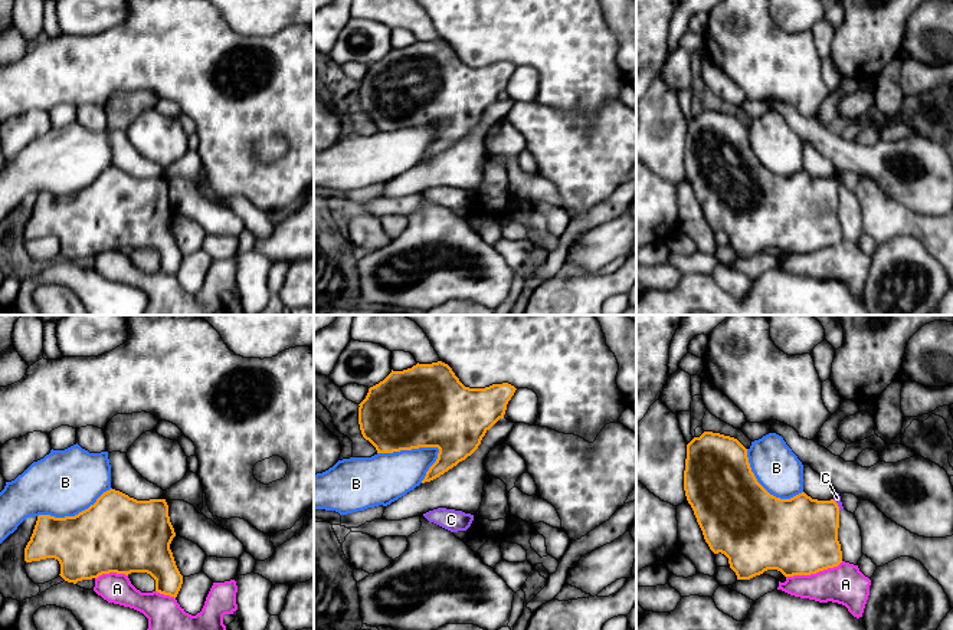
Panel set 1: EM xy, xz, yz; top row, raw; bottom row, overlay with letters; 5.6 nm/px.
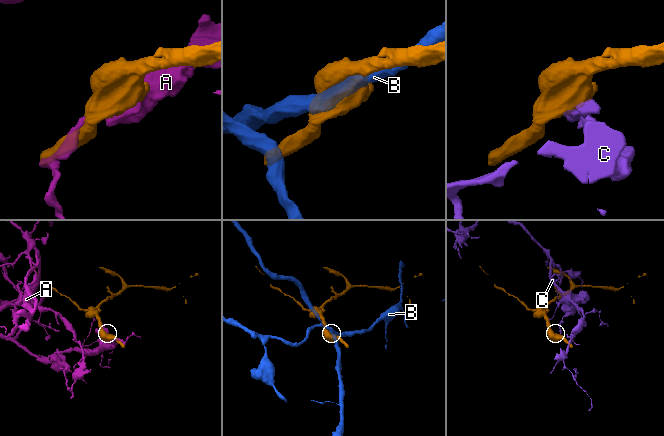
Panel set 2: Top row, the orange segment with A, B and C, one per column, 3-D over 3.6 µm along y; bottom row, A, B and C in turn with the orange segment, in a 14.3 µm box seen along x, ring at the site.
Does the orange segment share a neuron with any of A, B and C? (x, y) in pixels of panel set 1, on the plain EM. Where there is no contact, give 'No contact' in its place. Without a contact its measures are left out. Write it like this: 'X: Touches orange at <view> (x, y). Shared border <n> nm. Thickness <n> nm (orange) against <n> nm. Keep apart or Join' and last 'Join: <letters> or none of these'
A: Touches orange at yz (814, 250). Shared border 340 nm. Thickness 440 nm (orange) against 220 nm. Keep apart
B: Touches orange at xz (408, 127). Shared border 360 nm. Thickness 440 nm (orange) against 280 nm. Keep apart
C: Touches orange at yz (837, 183). Shared border 80 nm. Thickness 400 nm (orange) against 40 nm. Keep apart
Join: none of these

